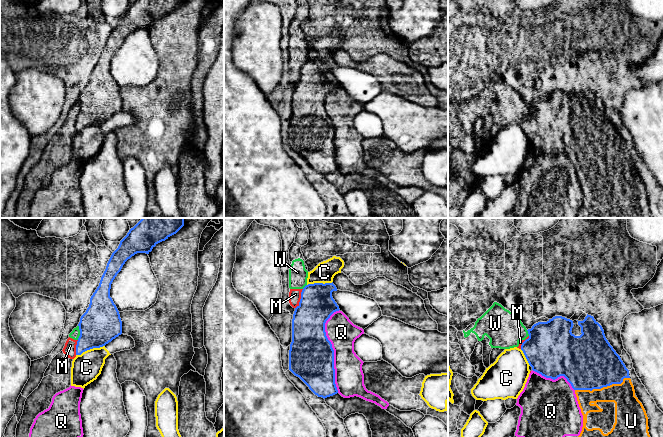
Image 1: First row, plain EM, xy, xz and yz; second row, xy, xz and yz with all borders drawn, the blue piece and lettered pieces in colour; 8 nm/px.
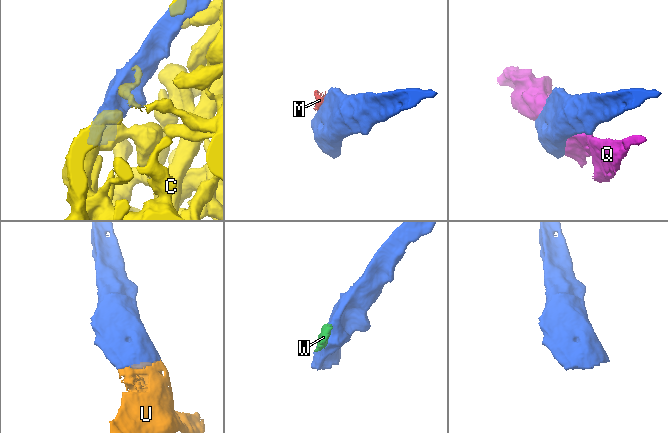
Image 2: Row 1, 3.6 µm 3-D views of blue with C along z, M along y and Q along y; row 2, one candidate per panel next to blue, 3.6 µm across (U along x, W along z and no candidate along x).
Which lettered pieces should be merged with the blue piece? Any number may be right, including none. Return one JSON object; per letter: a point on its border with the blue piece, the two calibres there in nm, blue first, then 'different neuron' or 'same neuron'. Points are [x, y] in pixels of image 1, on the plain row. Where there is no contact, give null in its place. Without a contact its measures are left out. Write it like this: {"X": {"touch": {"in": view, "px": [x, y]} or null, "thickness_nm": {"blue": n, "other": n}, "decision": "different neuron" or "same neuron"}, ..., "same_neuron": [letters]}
{"C": {"touch": {"in": "xy", "px": [90, 124]}, "thickness_nm": {"blue": 320, "other": 220}, "decision": "different neuron"}, "M": {"touch": {"in": "xz", "px": [300, 75]}, "thickness_nm": {"blue": 280, "other": 100}, "decision": "different neuron"}, "Q": {"touch": {"in": "xz", "px": [333, 126]}, "thickness_nm": {"blue": 360, "other": 240}, "decision": "different neuron"}, "U": {"touch": {"in": "yz", "px": [602, 163]}, "thickness_nm": {"blue": 440, "other": 200}, "decision": "same neuron"}, "W": {"touch": {"in": "xy", "px": [80, 108]}, "thickness_nm": {"blue": 320, "other": 70}, "decision": "different neuron"}, "same_neuron": ["U"]}

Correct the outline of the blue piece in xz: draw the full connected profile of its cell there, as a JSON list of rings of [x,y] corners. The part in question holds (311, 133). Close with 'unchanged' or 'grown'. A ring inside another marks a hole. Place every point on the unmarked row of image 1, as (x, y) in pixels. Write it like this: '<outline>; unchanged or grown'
[[[333,58],[308,60],[303,64],[299,81],[293,90],[289,126],[289,146],[315,171],[324,175],[338,169],[335,160],[334,126],[325,108],[326,97],[334,88],[340,86],[332,73],[333,67],[337,67]]]; unchanged

